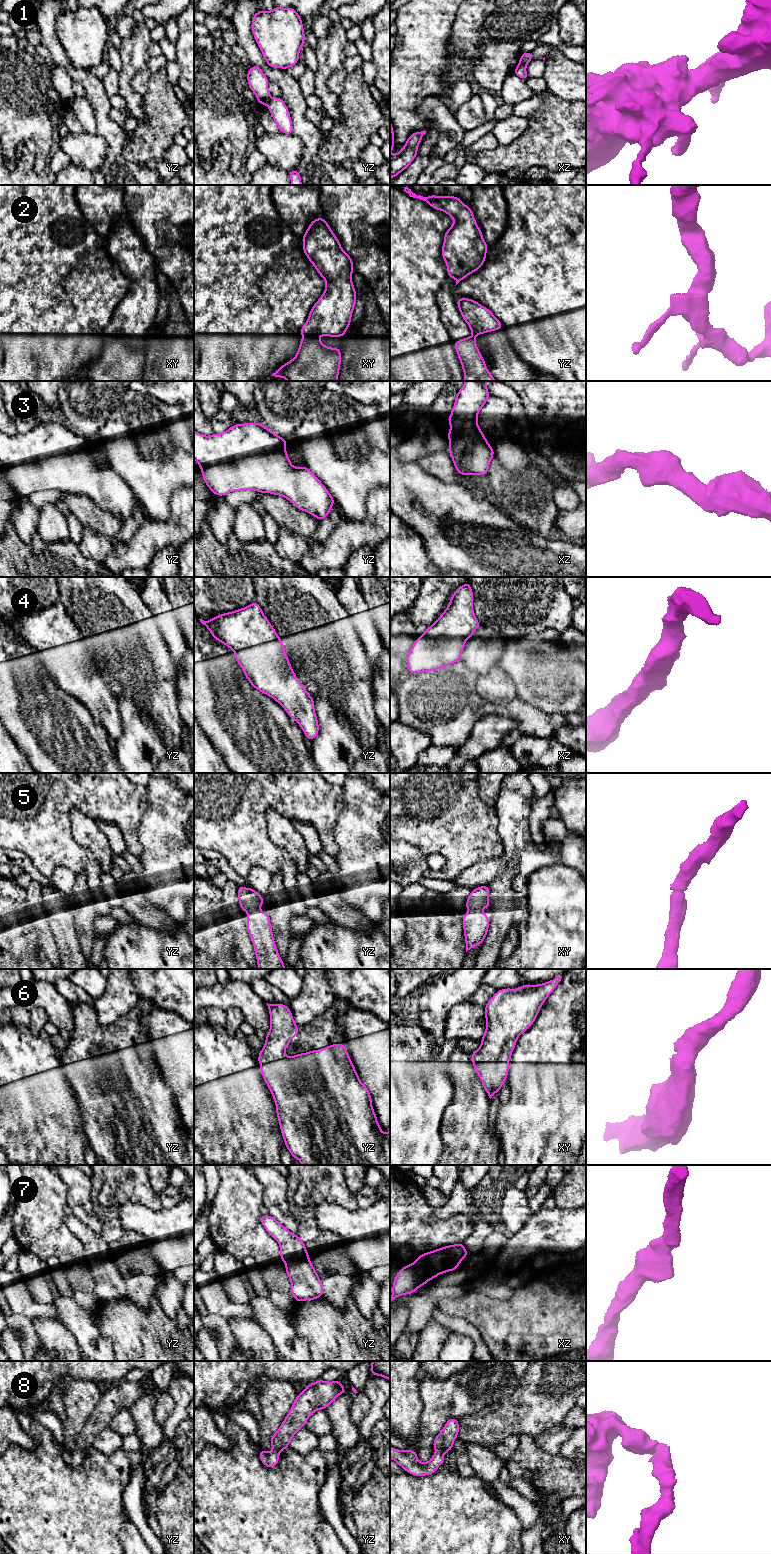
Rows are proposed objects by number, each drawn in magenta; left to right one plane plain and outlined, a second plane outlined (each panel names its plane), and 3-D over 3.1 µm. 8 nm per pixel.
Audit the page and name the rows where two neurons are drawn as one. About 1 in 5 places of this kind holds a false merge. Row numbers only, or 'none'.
1, 2

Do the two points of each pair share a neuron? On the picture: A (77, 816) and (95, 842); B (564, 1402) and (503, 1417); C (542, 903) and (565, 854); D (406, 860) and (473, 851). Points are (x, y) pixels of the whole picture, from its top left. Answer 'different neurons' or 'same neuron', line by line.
A: same neuron
B: same neuron
C: different neurons
D: different neurons

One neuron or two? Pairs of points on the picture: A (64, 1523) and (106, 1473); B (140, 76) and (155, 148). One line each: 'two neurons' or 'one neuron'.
A: one neuron
B: two neurons

